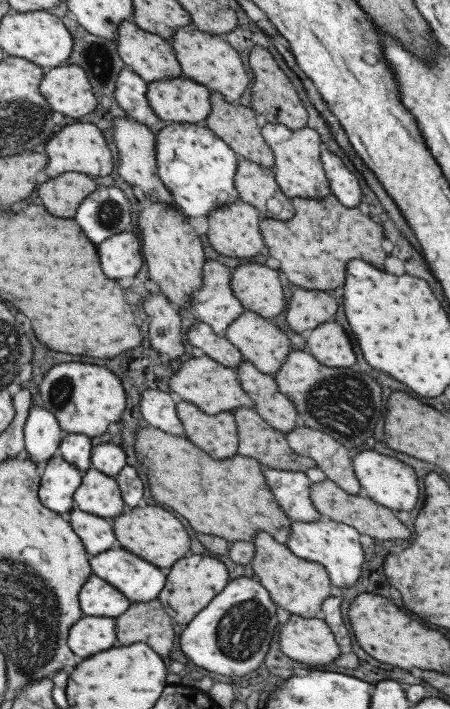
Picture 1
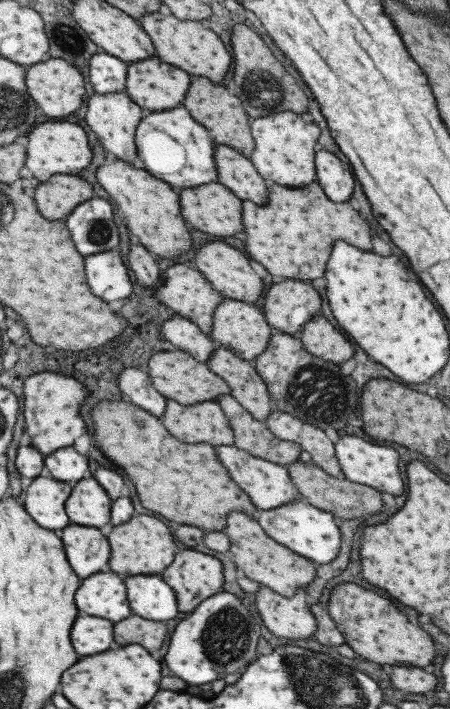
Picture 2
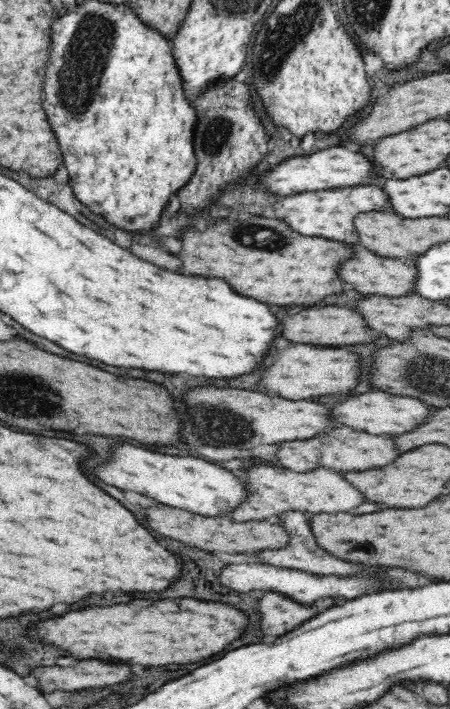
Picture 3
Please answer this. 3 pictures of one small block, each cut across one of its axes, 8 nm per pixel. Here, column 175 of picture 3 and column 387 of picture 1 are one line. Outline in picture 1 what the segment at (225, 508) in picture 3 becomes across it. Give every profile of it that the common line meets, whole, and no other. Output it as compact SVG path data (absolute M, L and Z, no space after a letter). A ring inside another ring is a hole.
M363 450L359 454L351 454L351 468L361 486L362 494L376 504L393 510L411 510L415 506L419 488L417 488L417 480L411 466L395 458L377 454L373 450Z

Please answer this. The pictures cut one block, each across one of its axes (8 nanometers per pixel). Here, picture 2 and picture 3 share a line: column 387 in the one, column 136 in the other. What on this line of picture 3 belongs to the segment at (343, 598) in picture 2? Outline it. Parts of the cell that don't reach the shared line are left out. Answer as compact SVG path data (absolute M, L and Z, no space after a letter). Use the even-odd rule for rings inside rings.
M180 598L166 600L158 608L152 608L148 606L148 600L142 600L128 606L118 604L112 608L86 608L70 612L58 620L42 624L38 636L68 650L76 658L100 658L142 666L166 666L194 664L212 658L224 652L228 644L238 640L248 630L248 626L248 614L230 604Z

